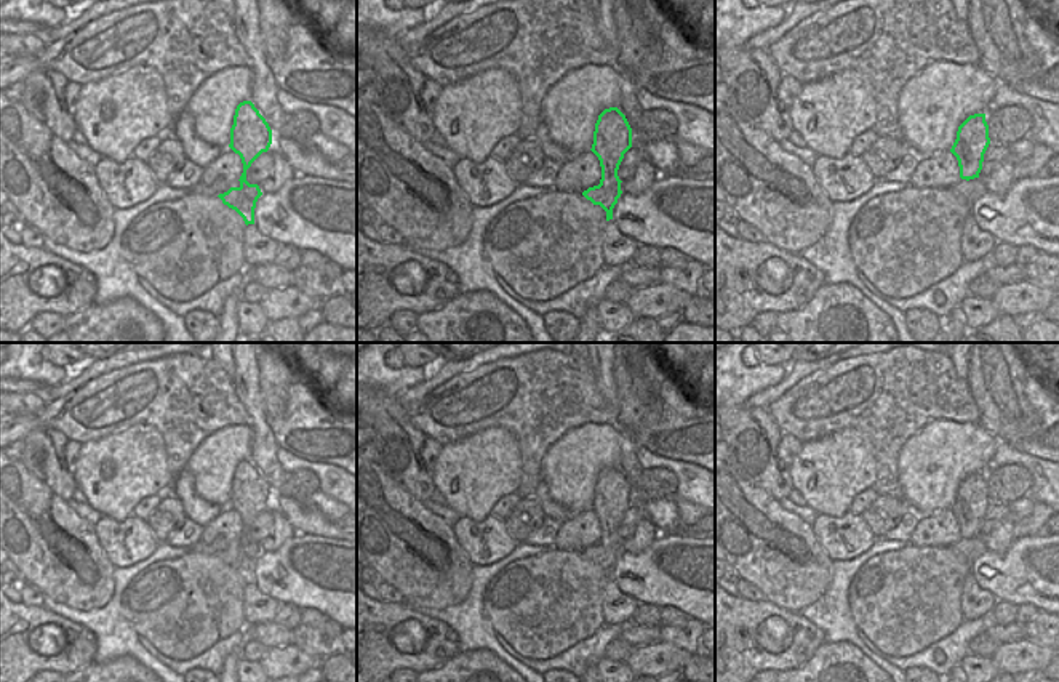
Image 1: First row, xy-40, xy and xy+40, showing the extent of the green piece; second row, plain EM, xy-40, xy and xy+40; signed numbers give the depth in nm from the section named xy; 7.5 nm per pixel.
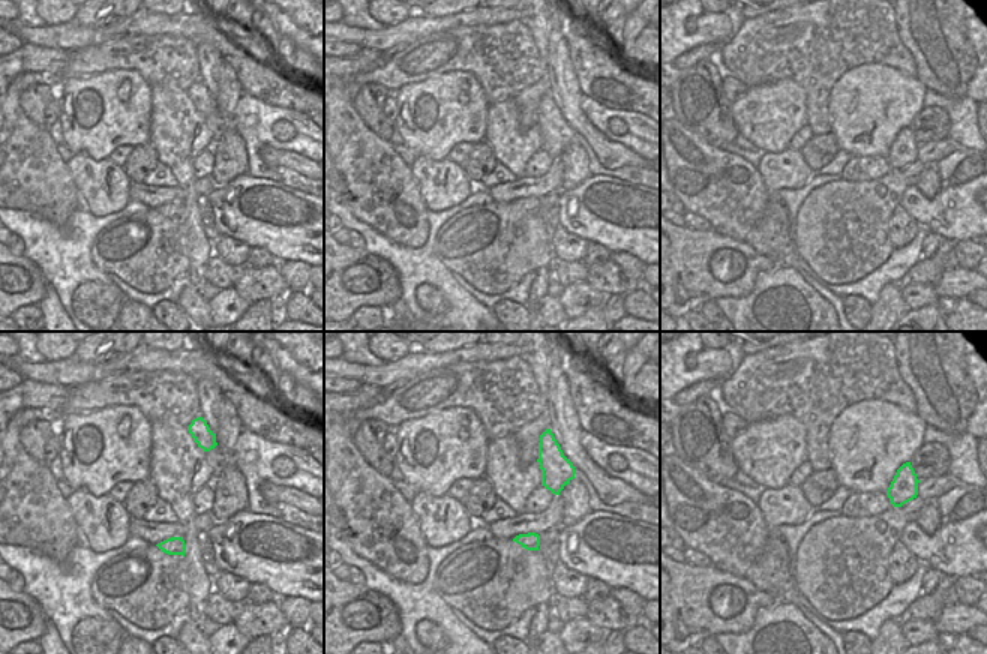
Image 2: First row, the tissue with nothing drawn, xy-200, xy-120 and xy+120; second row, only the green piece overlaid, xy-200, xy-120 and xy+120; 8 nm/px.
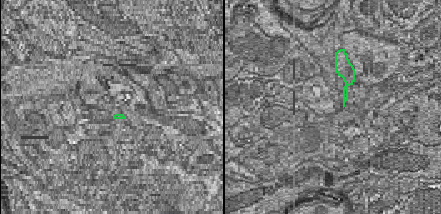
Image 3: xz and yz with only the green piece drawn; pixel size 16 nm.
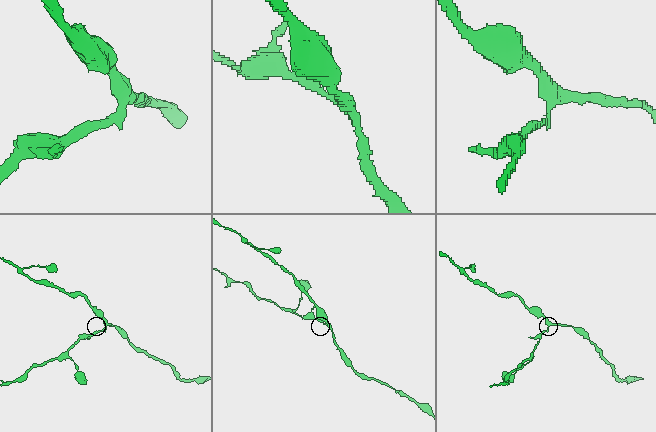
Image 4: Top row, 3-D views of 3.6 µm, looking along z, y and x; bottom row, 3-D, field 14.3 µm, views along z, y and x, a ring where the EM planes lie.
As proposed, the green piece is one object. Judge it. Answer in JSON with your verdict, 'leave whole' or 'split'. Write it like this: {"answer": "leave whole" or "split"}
{"answer": "split"}

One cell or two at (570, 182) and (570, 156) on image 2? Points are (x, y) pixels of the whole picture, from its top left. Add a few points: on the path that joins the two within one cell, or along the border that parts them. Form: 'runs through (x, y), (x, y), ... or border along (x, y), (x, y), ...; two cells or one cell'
runs through (570, 176), (570, 162); one cell

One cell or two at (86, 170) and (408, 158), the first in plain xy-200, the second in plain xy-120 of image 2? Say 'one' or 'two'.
two

